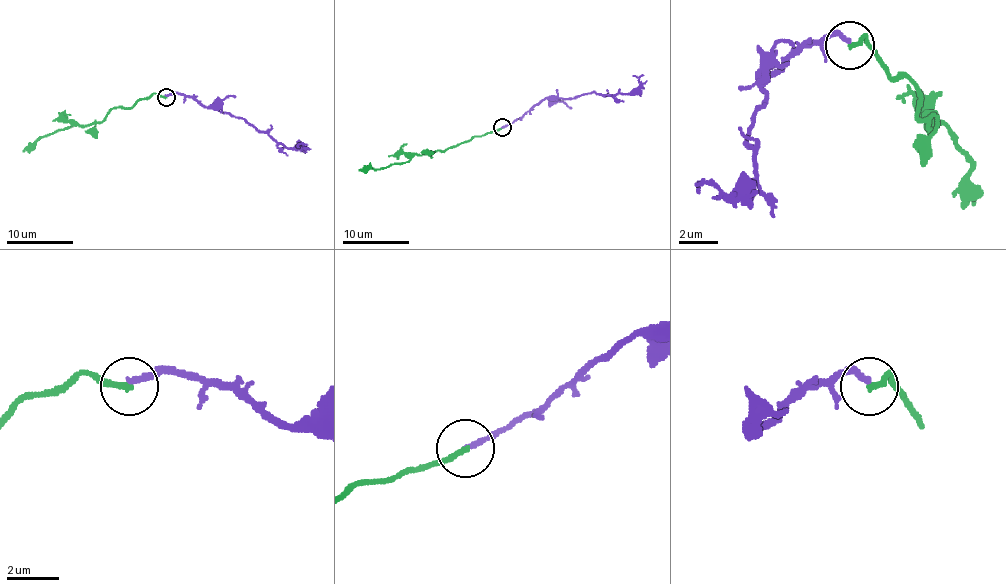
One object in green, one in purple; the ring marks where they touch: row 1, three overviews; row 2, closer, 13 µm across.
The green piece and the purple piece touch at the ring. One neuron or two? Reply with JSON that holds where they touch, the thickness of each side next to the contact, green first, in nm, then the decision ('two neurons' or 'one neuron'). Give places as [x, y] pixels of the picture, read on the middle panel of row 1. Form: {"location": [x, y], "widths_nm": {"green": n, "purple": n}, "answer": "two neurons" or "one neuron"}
{"location": [502, 127], "widths_nm": {"green": 240, "purple": 200}, "answer": "two neurons"}

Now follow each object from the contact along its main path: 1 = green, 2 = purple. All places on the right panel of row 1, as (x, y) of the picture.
1: (851, 46), (860, 36), (889, 75), (904, 75), (918, 119), (943, 124), (972, 157), (976, 206)
2: (851, 41), (812, 41), (768, 75), (754, 114), (749, 196), (725, 191), (705, 182), (696, 191)

